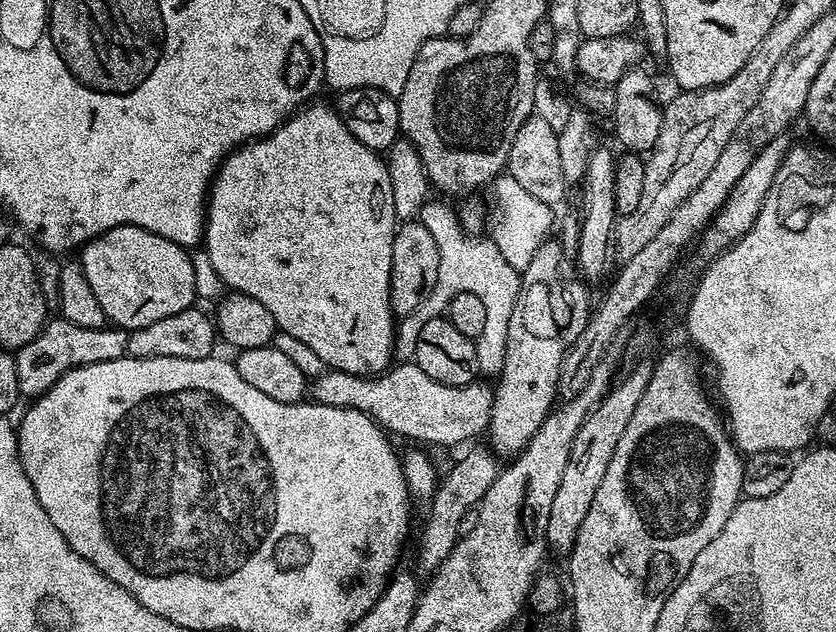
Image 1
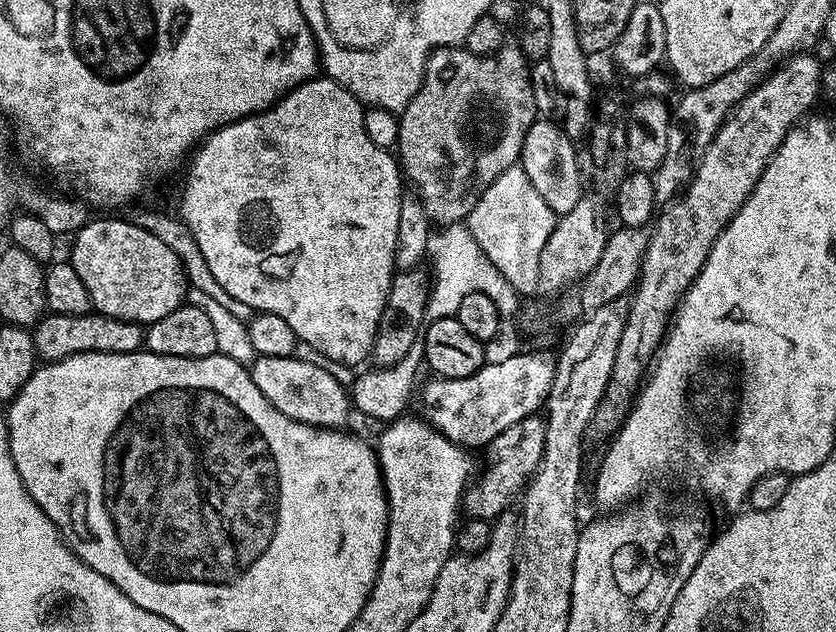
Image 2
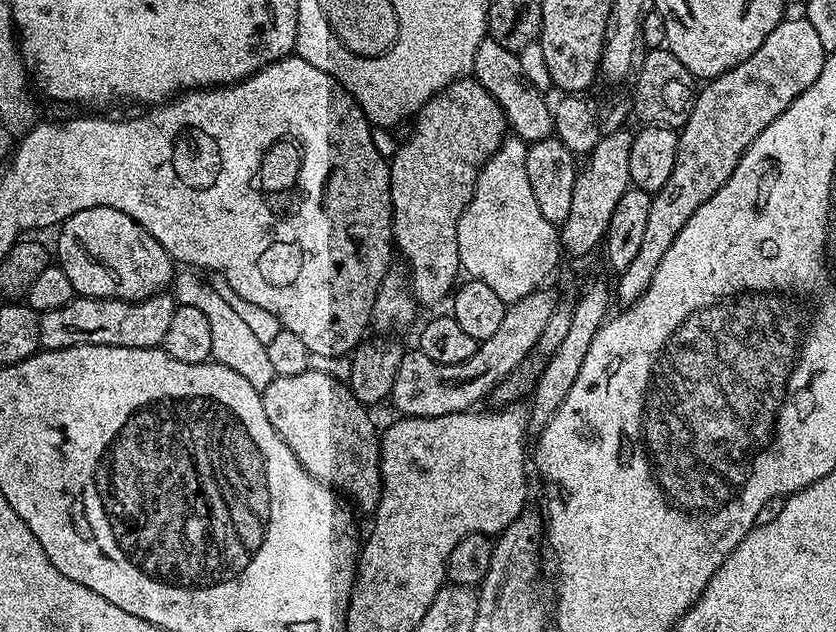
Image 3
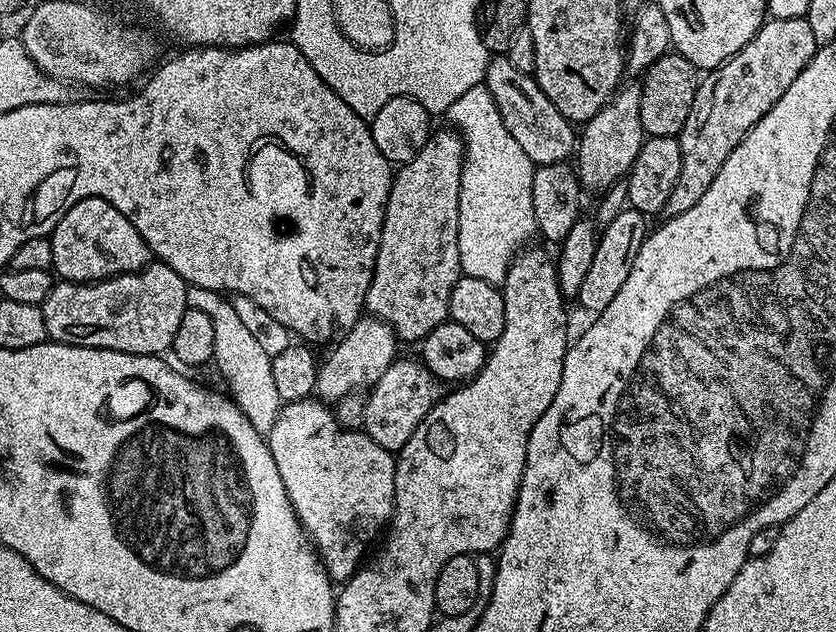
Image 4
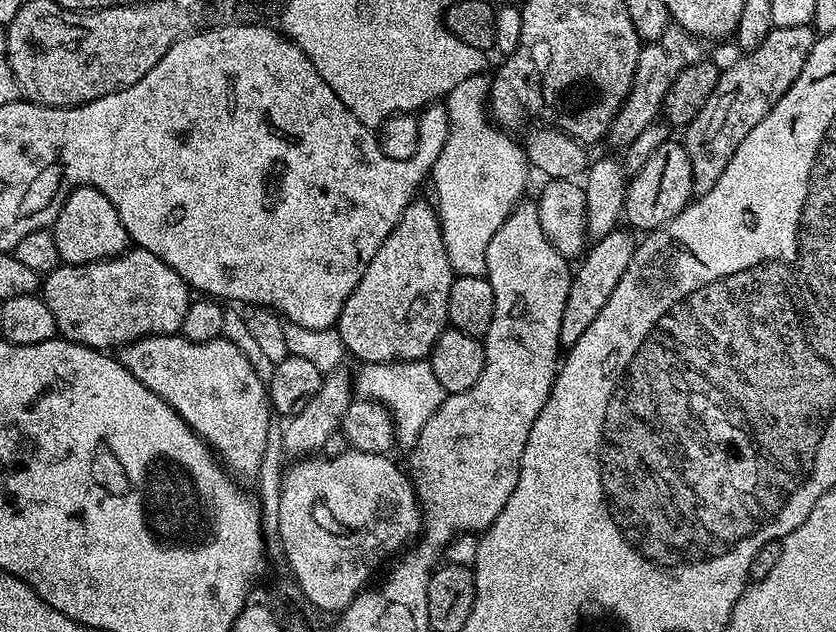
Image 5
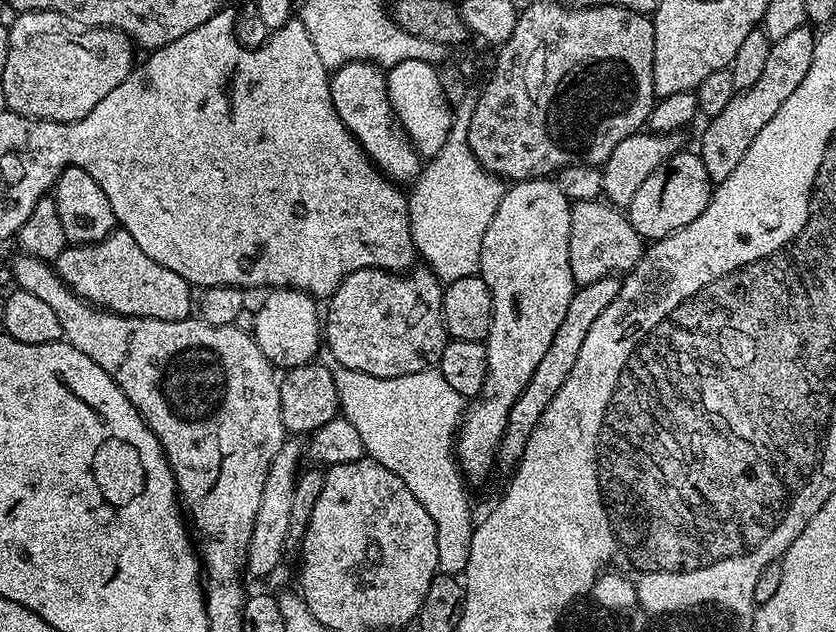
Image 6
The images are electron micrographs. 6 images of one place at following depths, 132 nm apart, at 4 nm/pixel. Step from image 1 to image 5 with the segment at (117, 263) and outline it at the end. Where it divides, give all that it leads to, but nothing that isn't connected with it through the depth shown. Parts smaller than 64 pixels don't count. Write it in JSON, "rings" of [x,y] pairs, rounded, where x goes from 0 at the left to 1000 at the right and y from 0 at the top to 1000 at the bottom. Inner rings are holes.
{"rings":[[[90,297],[79,313],[60,366],[65,383],[69,383],[73,413],[79,418],[106,418],[130,411],[145,405],[156,391],[153,366],[151,358],[146,358],[146,345],[141,345],[141,332],[136,332],[127,307],[111,297]]]}

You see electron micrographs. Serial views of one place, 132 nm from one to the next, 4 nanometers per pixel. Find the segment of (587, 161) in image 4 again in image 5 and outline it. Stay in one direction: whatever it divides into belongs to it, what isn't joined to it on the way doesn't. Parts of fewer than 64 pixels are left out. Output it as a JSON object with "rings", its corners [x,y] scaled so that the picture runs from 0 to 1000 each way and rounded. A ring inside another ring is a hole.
{"rings":[[[800,41],[792,60],[776,65],[767,74],[763,85],[763,104],[758,111],[758,130],[754,136],[754,149],[744,161],[734,193],[726,212],[728,223],[745,231],[763,218],[773,199],[786,195],[794,169],[794,152],[811,123],[816,111],[833,101],[843,87],[843,71],[831,57],[827,57],[818,44]]]}

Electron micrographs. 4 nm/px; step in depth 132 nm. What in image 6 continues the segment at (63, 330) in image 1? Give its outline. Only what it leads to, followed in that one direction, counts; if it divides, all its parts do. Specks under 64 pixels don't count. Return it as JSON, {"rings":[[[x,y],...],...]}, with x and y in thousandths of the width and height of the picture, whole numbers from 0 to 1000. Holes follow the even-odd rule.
{"rings":[[[147,364],[133,367],[130,373],[111,386],[83,386],[74,396],[74,402],[69,402],[65,422],[74,448],[85,462],[117,487],[126,487],[129,494],[165,503],[189,503],[194,509],[224,506],[231,498],[231,451],[224,449],[217,437],[208,434],[208,427],[199,427],[199,421],[184,415],[184,408],[172,400],[165,389],[165,383],[160,383],[160,377],[156,377],[156,370]]]}

